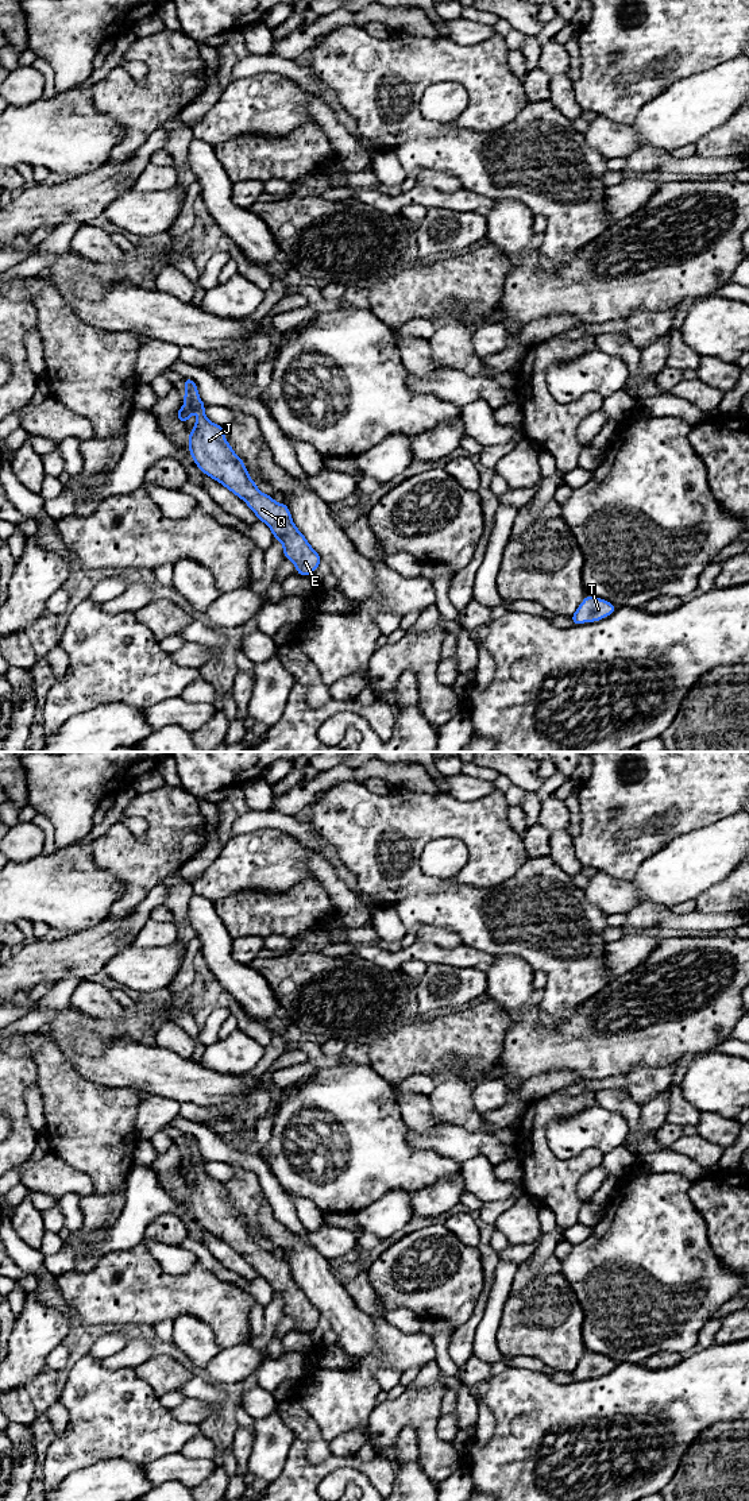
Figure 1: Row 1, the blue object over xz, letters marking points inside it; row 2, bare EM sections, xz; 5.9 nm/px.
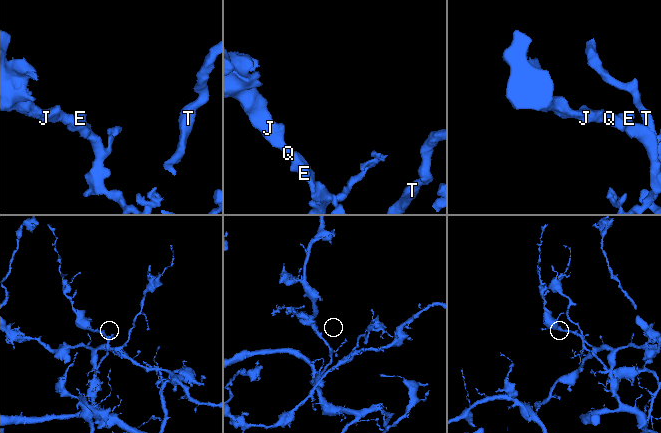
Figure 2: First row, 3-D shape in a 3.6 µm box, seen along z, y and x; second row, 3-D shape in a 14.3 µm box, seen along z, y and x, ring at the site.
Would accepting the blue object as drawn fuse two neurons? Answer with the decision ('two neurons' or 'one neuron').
one neuron

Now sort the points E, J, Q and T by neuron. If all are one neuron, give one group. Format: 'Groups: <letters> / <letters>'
Groups: E J Q T

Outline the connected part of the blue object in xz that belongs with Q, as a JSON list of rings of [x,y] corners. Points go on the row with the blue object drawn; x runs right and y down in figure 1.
[[[184,378],[185,397],[175,417],[185,425],[198,408],[197,421],[189,432],[189,454],[196,466],[208,476],[221,483],[255,513],[283,545],[285,559],[290,560],[298,575],[308,576],[318,568],[320,555],[310,547],[306,537],[293,524],[286,503],[278,503],[271,495],[259,491],[250,478],[244,462],[233,452],[224,437],[224,427],[208,420],[206,405],[198,395],[197,385],[190,378]]]

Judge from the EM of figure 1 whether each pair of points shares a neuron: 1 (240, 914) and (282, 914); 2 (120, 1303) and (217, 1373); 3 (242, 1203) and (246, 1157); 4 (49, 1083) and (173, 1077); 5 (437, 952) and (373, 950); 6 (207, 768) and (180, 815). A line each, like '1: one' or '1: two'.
1: one
2: two
3: two
4: two
5: one
6: two

